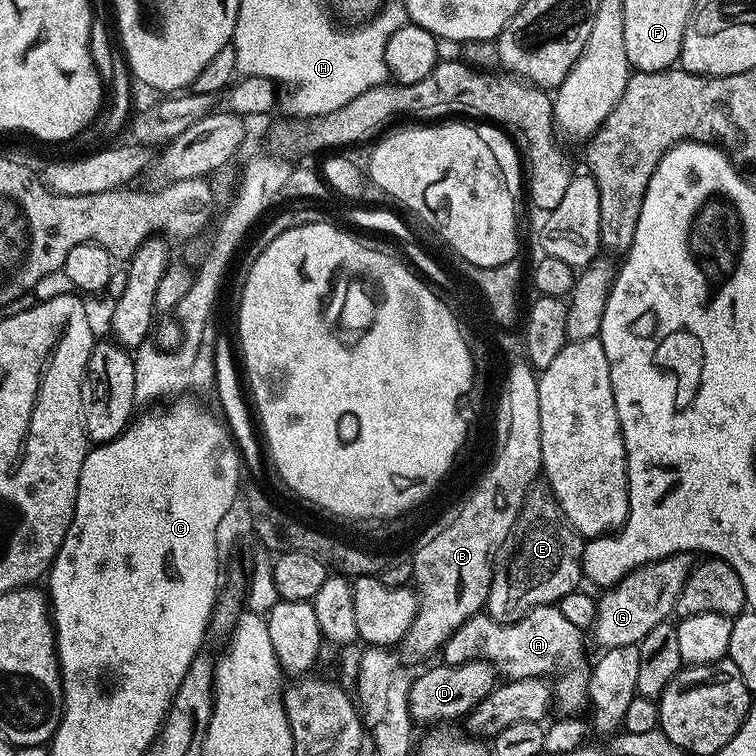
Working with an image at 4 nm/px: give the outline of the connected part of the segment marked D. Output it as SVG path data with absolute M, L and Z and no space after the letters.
M467 660L465 664L437 663L437 668L428 668L424 673L417 675L413 679L409 692L409 714L417 725L440 726L445 722L456 722L459 718L467 717L468 713L475 708L482 698L486 698L498 683L498 673L487 660Z

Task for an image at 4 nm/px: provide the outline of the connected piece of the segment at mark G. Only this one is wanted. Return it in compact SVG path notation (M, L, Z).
M679 552L627 572L611 590L605 591L596 601L596 622L590 629L601 649L639 645L654 626L665 623L675 613L678 594L682 594L693 567L693 553Z

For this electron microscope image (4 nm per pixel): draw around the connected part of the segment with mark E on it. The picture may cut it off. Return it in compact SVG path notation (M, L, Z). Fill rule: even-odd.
M546 486L533 487L496 556L486 615L499 624L513 624L531 608L555 605L566 594L577 591L582 581L580 556L584 545L580 533L565 520L560 505L552 499L550 489Z

